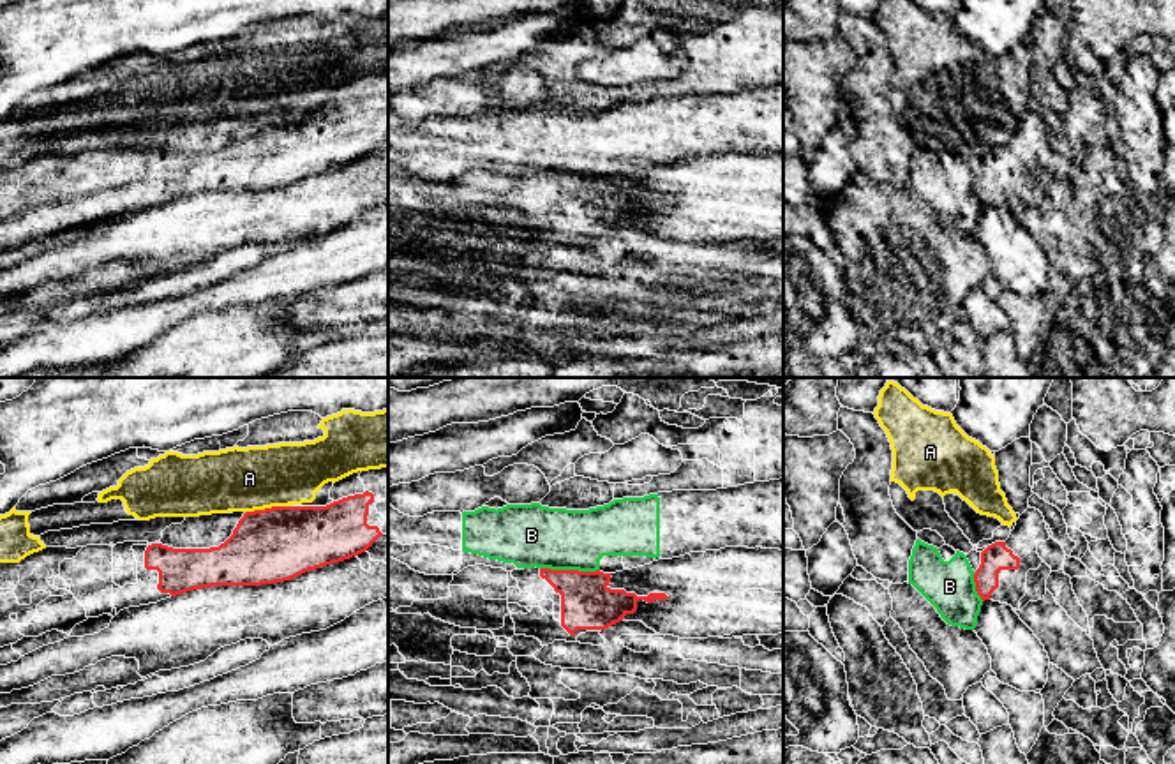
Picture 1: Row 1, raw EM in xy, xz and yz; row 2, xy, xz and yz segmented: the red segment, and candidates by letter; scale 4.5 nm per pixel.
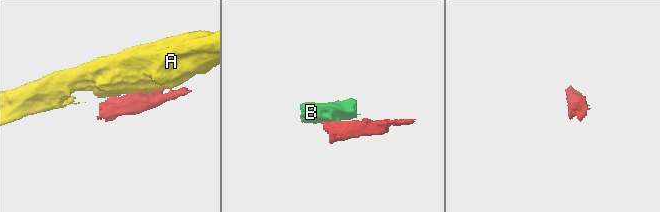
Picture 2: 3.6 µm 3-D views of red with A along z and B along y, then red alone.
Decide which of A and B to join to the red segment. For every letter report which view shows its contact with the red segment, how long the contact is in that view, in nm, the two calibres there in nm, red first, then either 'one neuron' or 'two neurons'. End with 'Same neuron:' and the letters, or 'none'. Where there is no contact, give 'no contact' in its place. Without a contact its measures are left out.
A: contact in xy; length 200 nm; calibres 340 and 280 nm; two neurons
B: contact in xz; length 280 nm; calibres 240 and 280 nm; two neurons
Same neuron: none

